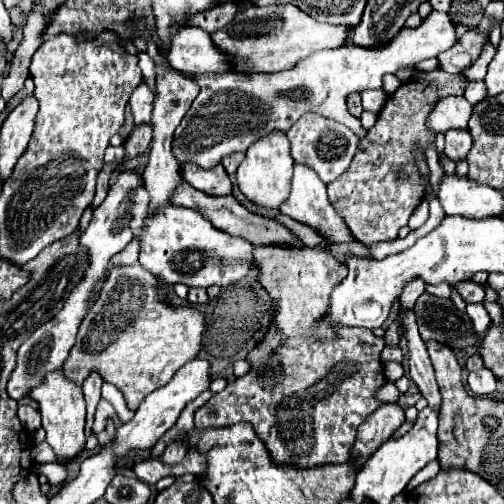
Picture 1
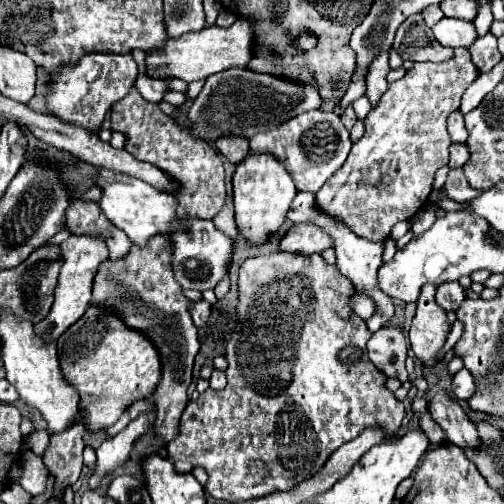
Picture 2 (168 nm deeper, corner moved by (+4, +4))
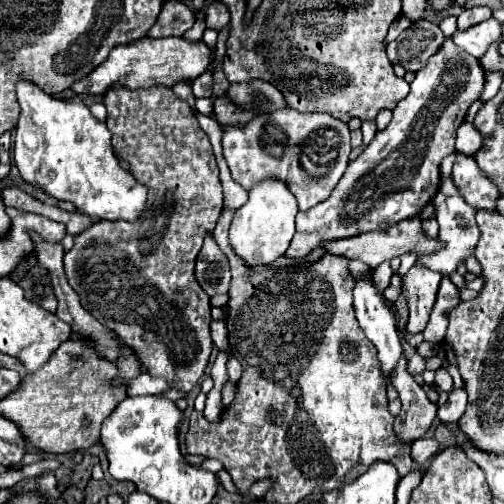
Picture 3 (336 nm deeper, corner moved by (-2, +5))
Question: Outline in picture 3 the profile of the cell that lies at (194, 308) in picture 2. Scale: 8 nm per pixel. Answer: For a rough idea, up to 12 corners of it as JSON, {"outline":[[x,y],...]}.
{"outline":[[223,321],[211,323],[211,337],[219,351],[231,355]]}

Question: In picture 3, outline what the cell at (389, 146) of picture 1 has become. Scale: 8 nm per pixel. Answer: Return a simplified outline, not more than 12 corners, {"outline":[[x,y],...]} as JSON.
{"outline":[[451,38],[289,259],[387,229],[439,191],[485,71]]}

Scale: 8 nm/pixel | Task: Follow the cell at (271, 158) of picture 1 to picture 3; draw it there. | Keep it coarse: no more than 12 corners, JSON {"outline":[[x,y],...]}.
{"outline":[[263,181],[235,211],[229,245],[247,267],[289,249],[297,205]]}

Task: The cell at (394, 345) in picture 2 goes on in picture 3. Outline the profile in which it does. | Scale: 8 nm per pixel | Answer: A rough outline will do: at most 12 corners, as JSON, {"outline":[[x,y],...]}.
{"outline":[[405,357],[391,383],[401,411],[393,423],[401,443],[421,439],[437,417],[437,405],[407,373]]}

